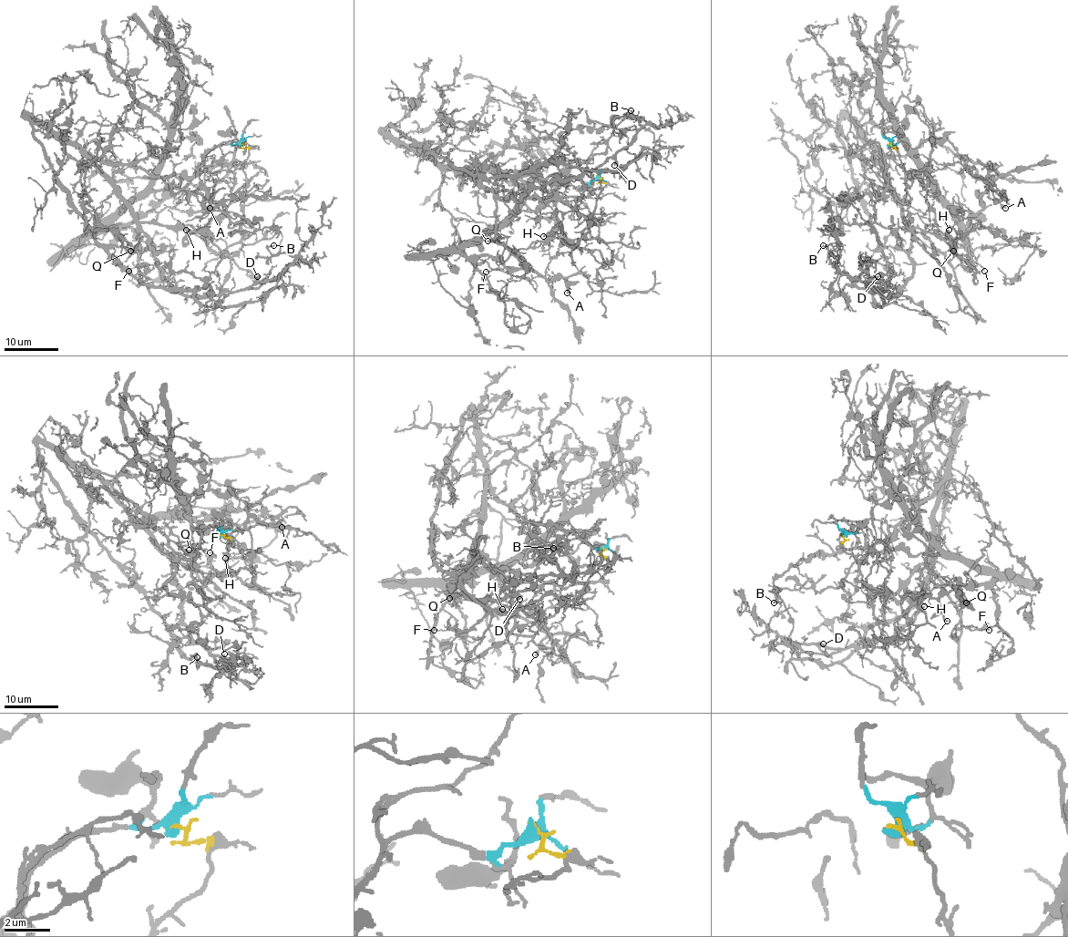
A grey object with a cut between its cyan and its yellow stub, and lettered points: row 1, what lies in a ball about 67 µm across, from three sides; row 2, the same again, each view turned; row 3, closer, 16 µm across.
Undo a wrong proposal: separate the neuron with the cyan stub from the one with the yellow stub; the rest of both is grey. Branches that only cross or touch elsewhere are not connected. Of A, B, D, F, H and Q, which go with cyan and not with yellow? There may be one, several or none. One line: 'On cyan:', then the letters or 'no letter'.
On cyan: A

